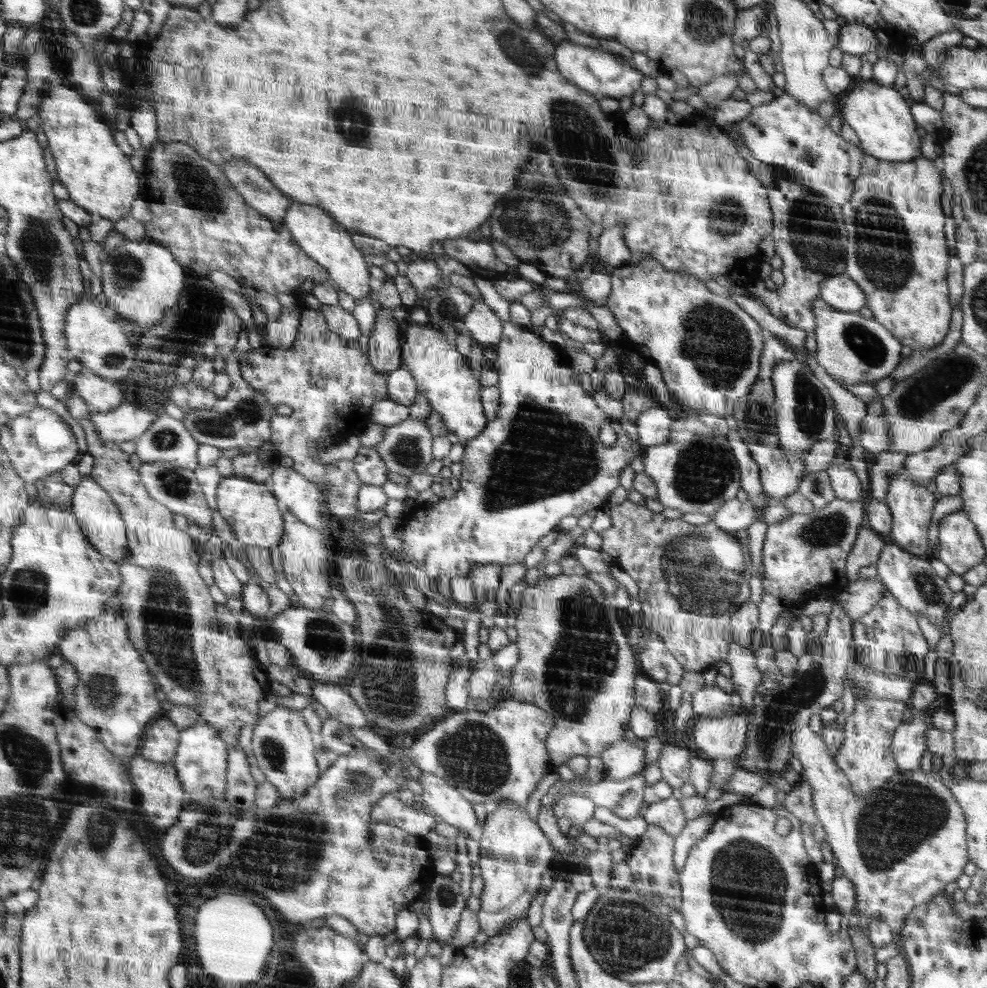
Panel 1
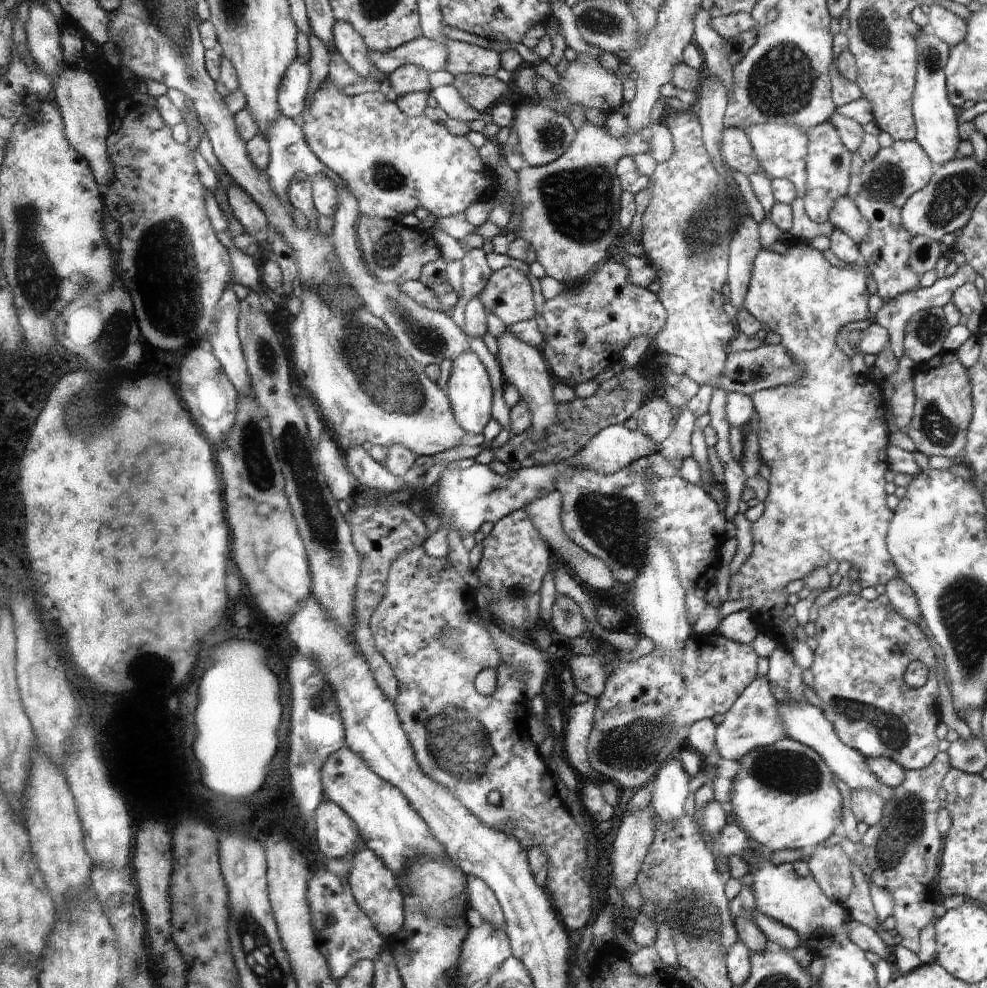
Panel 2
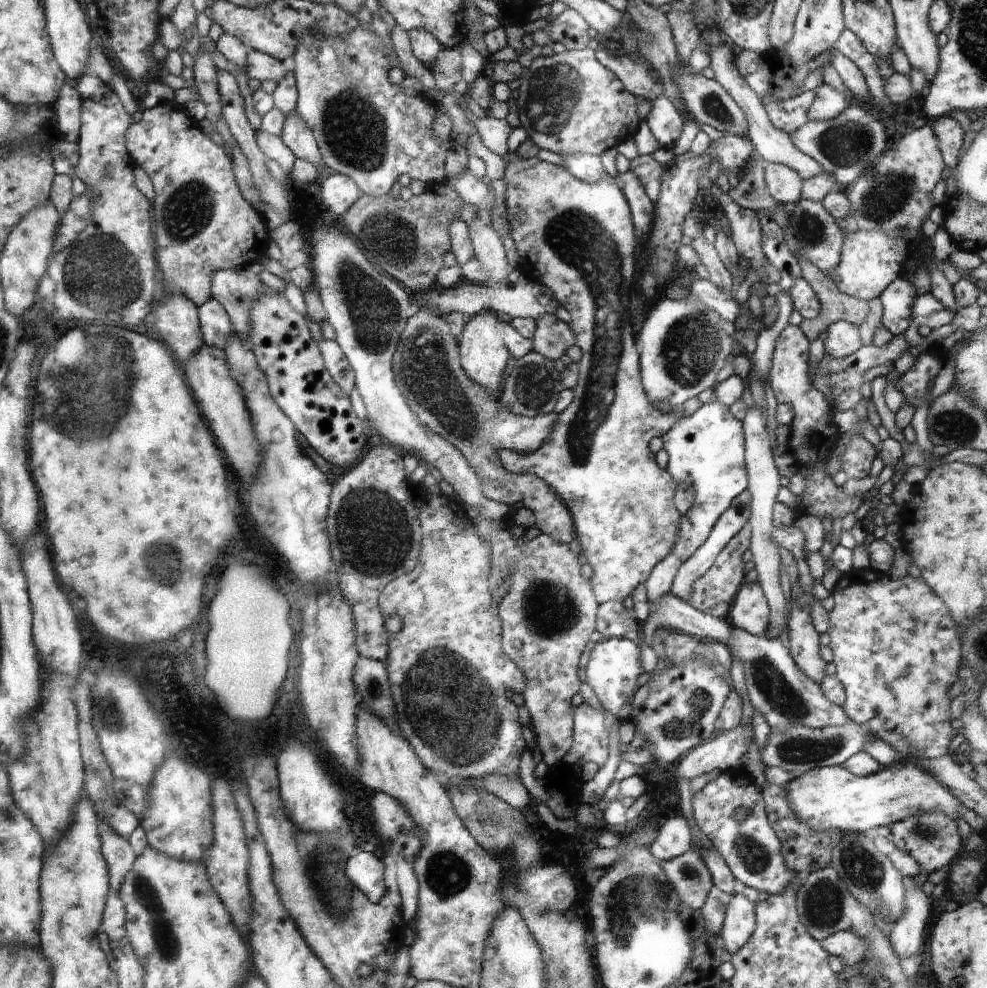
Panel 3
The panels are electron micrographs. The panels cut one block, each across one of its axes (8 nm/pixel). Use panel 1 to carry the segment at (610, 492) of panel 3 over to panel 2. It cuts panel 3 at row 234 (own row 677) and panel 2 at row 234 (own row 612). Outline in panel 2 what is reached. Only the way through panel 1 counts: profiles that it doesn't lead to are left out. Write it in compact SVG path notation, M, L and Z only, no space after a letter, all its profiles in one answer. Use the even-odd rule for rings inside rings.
M586 122L577 130L575 139L566 152L550 164L539 167L524 165L517 172L518 198L522 206L521 225L517 236L526 239L534 248L536 261L544 266L547 276L552 276L560 284L569 286L569 282L584 278L590 268L602 262L608 254L608 246L618 236L618 212L620 210L620 181L616 174L617 162L623 156L636 156L648 153L652 140L652 129L646 127L635 133L616 138L606 126L595 126Z

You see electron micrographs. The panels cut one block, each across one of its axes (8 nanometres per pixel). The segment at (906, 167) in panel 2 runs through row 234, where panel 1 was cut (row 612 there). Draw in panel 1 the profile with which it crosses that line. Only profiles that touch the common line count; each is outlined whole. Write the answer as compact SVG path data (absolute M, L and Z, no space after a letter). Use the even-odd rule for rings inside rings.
M886 586L874 608L857 621L860 626L853 629L856 663L882 671L886 676L905 678L915 685L922 681L928 641L918 627L916 616L899 603Z

